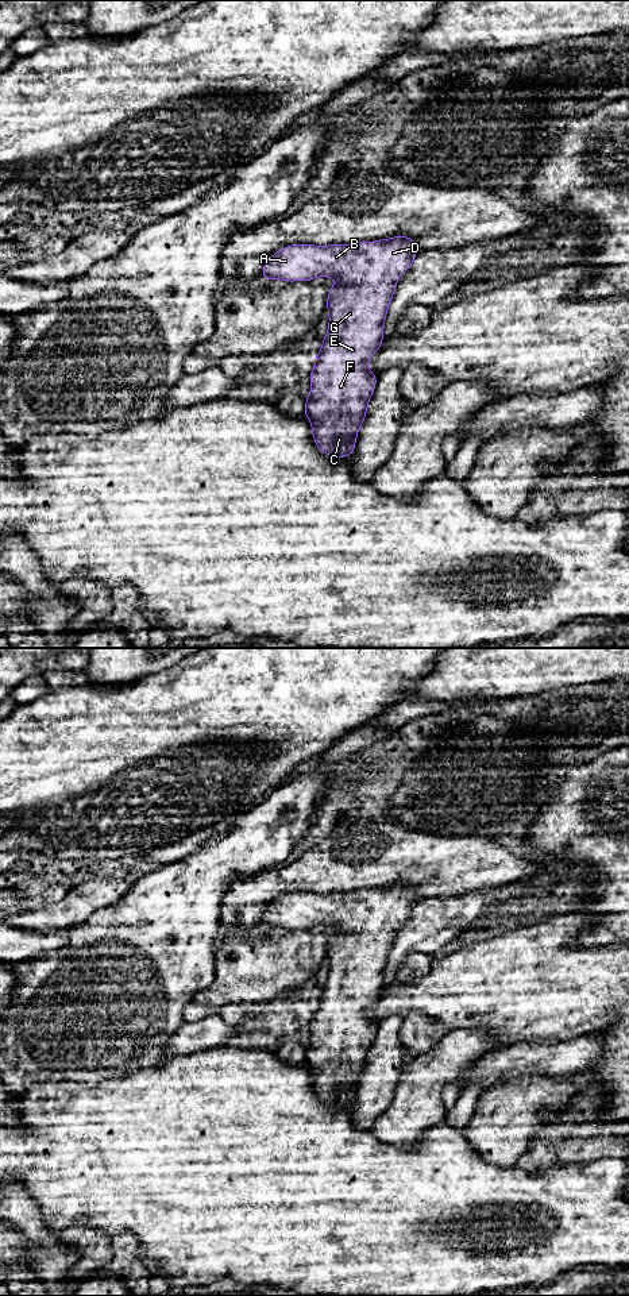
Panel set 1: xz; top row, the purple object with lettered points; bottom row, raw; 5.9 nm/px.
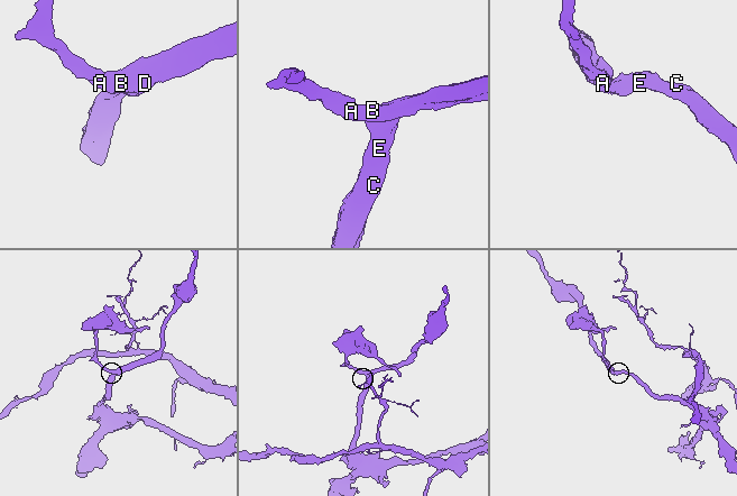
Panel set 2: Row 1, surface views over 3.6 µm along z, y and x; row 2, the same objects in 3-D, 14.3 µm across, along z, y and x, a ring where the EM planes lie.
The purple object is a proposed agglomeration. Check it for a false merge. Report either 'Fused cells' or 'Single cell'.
Single cell

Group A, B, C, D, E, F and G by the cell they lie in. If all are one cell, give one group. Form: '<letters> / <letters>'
A B C D E F G

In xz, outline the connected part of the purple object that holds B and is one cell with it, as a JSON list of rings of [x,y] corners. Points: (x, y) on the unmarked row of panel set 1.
[[[400,883],[354,892],[292,892],[275,900],[263,913],[262,923],[267,929],[312,929],[316,925],[337,927],[337,932],[329,936],[328,980],[314,1004],[309,1025],[312,1037],[304,1057],[312,1072],[316,1095],[332,1106],[344,1106],[355,1099],[356,1083],[377,1033],[377,1023],[368,1018],[367,1010],[382,994],[383,972],[397,937],[397,926],[406,921],[416,903],[416,888]]]

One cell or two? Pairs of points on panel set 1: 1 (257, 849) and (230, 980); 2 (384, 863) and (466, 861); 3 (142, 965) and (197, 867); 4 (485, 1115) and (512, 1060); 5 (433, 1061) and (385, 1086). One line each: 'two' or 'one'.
1: two
2: one
3: one
4: two
5: two

